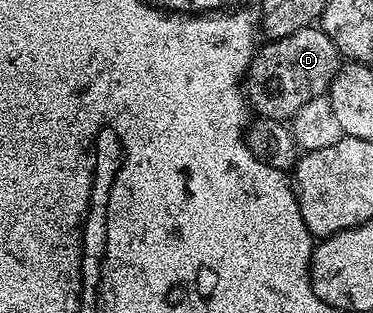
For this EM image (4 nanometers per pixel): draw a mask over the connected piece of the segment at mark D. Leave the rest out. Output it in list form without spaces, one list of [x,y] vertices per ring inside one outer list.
[[[320,27],[302,29],[286,38],[267,40],[265,44],[250,62],[244,78],[244,92],[251,110],[259,118],[286,123],[304,103],[329,94],[332,79],[336,79],[340,68],[340,54]]]

